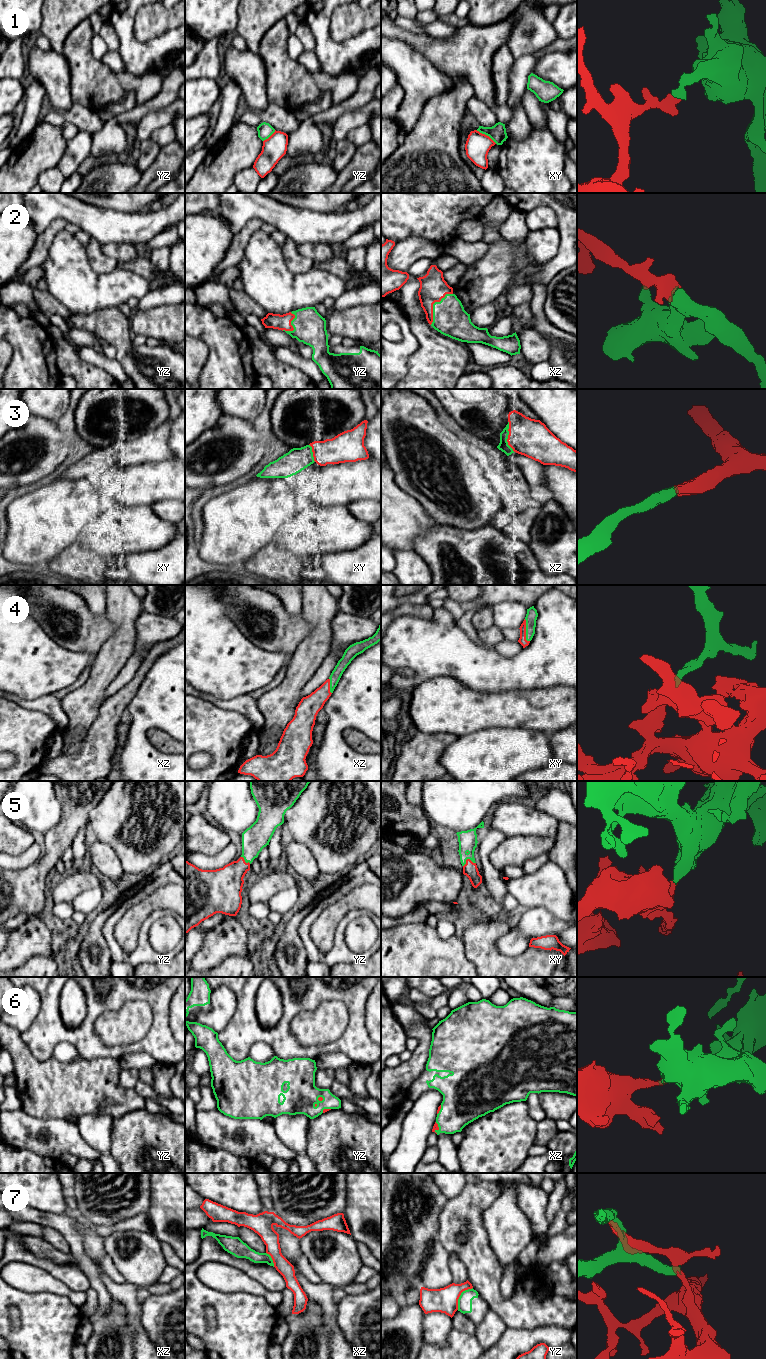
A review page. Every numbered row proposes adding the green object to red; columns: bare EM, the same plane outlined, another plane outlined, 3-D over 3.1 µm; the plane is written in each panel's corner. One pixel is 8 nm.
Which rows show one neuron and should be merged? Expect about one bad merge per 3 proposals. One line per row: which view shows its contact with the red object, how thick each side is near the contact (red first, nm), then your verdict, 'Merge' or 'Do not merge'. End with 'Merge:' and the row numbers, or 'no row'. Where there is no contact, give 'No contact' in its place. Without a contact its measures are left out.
1: Touches red in xy. Thickness 200 nm (red) against 140 nm. Do not merge
2: Touches red in xz. Thickness 220 nm (red) against 280 nm. Merge
3: Touches red in xz. Thickness 300 nm (red) against 80 nm. Merge
4: Touches red in xy. Thickness 70 nm (red) against 90 nm. Merge
5: Touches red in xy. Thickness 120 nm (red) against 150 nm. Merge
6: Touches red in xz. Thickness 50 nm (red) against 300 nm. Merge
7: Touches red in yz. Thickness 200 nm (red) against 110 nm. Do not merge
Merge: 2, 3, 4, 5, 6

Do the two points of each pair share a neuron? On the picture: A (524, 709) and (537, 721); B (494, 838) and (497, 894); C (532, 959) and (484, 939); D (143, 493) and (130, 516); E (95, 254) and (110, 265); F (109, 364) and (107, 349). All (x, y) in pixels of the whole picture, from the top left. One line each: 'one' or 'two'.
A: one
B: one
C: one
D: two
E: one
F: two

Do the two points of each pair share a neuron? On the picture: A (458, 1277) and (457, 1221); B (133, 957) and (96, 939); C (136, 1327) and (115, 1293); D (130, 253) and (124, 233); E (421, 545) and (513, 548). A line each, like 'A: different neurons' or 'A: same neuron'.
A: different neurons
B: different neurons
C: same neuron
D: different neurons
E: same neuron

